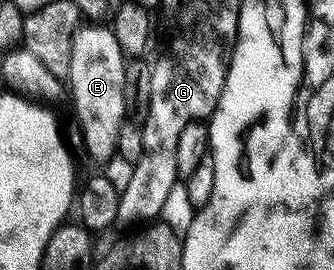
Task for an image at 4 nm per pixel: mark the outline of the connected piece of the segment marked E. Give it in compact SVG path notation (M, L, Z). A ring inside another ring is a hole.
M85 24L77 31L73 40L71 72L67 86L73 89L73 110L81 125L81 136L85 140L85 150L101 164L114 161L119 144L119 128L127 120L125 117L125 97L123 80L127 59L115 44L112 29L101 24Z

